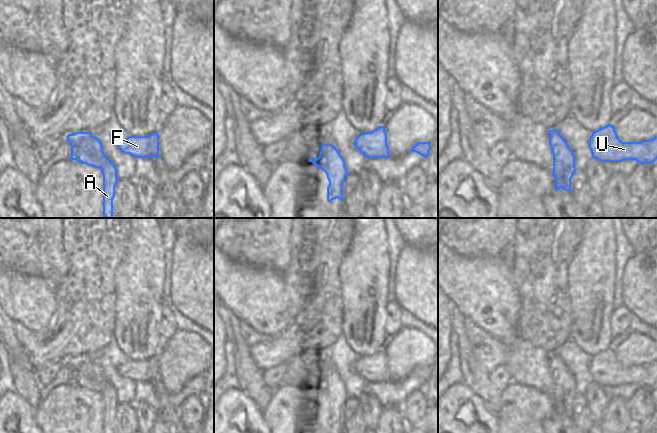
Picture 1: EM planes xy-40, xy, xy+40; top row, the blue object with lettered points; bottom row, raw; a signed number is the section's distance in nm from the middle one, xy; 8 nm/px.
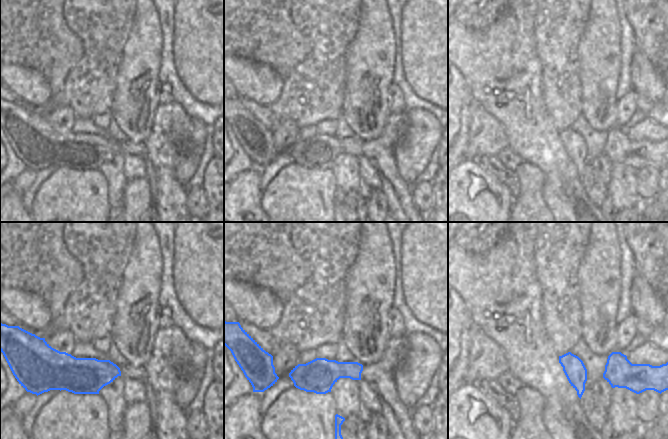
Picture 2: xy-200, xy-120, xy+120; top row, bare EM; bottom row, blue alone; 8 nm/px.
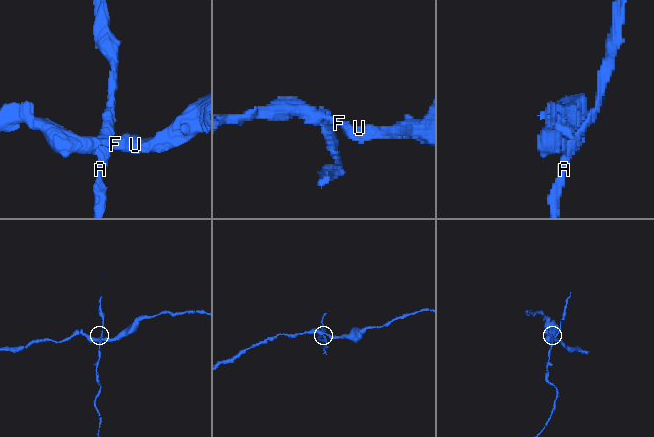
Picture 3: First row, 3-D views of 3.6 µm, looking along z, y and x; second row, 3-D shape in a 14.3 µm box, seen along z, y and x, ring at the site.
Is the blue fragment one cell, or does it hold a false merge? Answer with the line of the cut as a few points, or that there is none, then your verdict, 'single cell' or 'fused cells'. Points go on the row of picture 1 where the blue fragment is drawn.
cut xy (310, 159), (324, 159), (327, 170); fused cells

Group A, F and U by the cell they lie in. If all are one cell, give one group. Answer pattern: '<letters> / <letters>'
A / F U

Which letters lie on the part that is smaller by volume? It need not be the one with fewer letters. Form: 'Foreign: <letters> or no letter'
Foreign: A

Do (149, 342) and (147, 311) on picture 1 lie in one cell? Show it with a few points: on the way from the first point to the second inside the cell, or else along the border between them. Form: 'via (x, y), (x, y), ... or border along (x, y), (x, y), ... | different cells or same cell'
via (149, 334), (149, 322), (147, 319) | same cell

